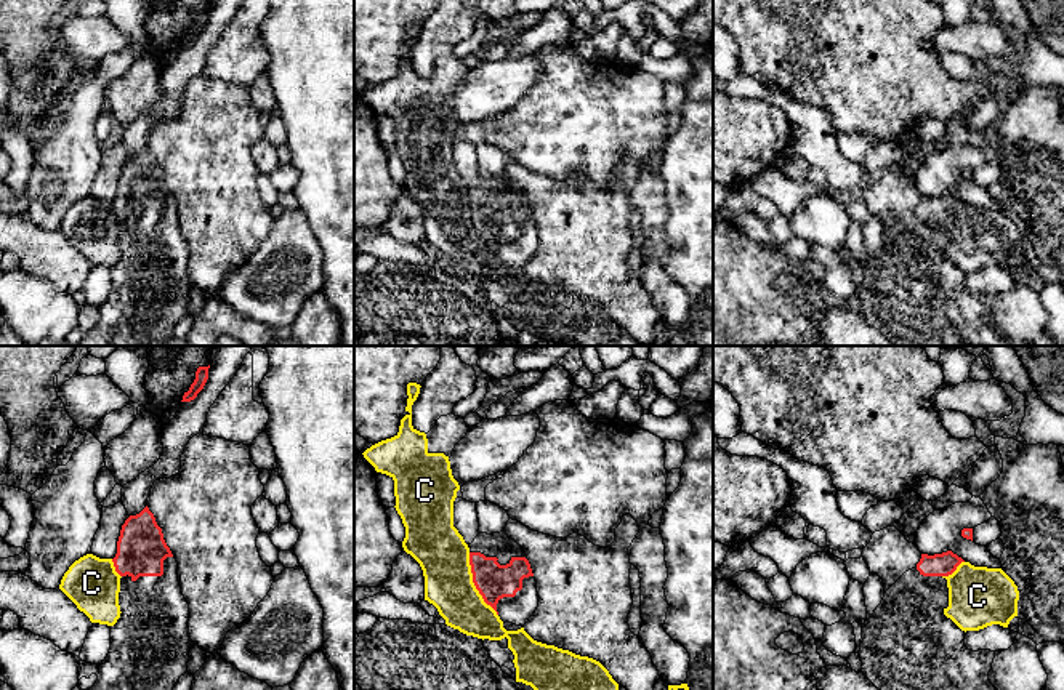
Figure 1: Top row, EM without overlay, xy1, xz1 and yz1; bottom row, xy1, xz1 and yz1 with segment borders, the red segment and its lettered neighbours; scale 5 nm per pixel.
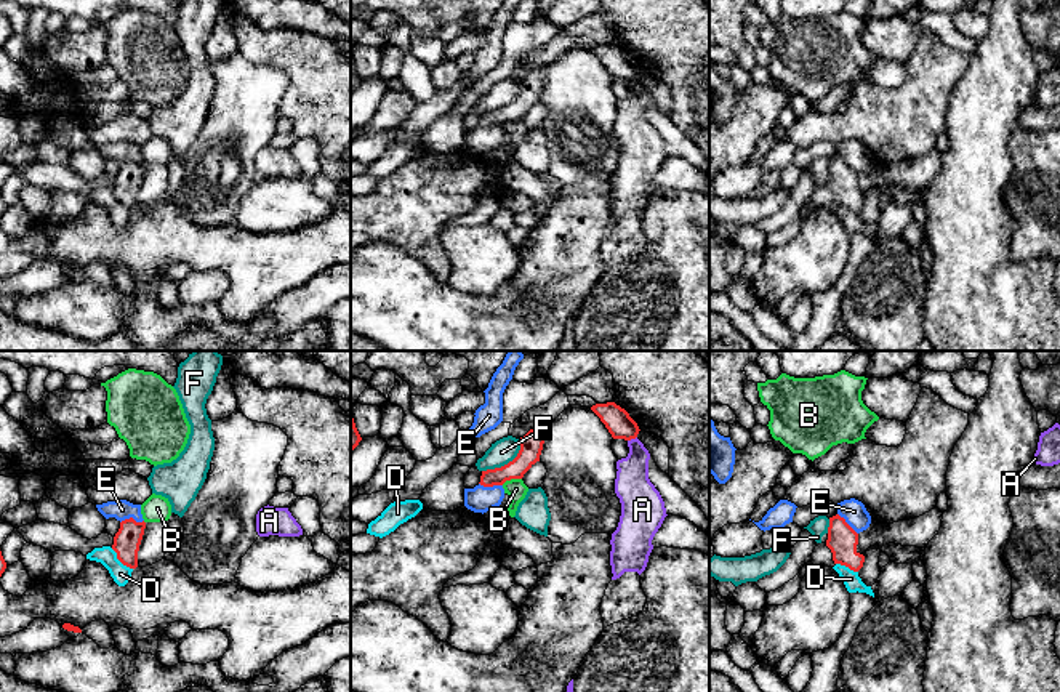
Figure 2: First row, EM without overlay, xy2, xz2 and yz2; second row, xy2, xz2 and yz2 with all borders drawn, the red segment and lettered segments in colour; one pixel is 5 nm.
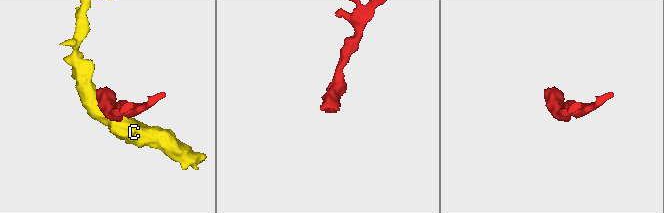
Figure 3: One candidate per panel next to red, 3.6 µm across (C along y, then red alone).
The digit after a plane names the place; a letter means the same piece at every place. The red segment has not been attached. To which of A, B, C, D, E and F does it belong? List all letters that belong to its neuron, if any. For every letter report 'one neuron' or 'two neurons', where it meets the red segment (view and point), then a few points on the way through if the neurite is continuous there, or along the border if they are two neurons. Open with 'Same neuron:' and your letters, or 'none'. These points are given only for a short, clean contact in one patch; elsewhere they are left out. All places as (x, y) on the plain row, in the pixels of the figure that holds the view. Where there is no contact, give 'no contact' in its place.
Same neuron: none
A: two neurons; meets red in xz2 at (631, 79); border along xz2 (636, 77), (628, 82)
B: two neurons; meets red in xz2 at (511, 119); border along xz2 (521, 119), (511, 119), (501, 125)
C: two neurons; meets red in xz1 at (475, 226); border along xz1 (468, 194), (473, 226), (497, 256)
D: two neurons; meets red in xy2 at (120, 202); border along xy2 (111, 189), (132, 210)
E: two neurons; meets red in xy2 at (132, 159); border along xy2 (143, 160), (125, 159), (120, 164)
F: two neurons; meets red in xz2 at (508, 104); border along xz2 (521, 82), (521, 90), (511, 101), (482, 112)

